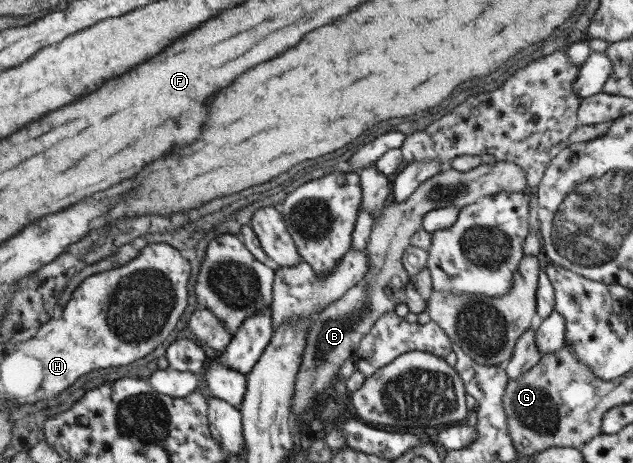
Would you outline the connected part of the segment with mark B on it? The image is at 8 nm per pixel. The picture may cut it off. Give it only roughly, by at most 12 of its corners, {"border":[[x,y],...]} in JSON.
{"border":[[512,162],[445,168],[373,223],[361,281],[312,318],[290,426],[373,322],[405,304],[401,263],[430,211],[528,191]]}

